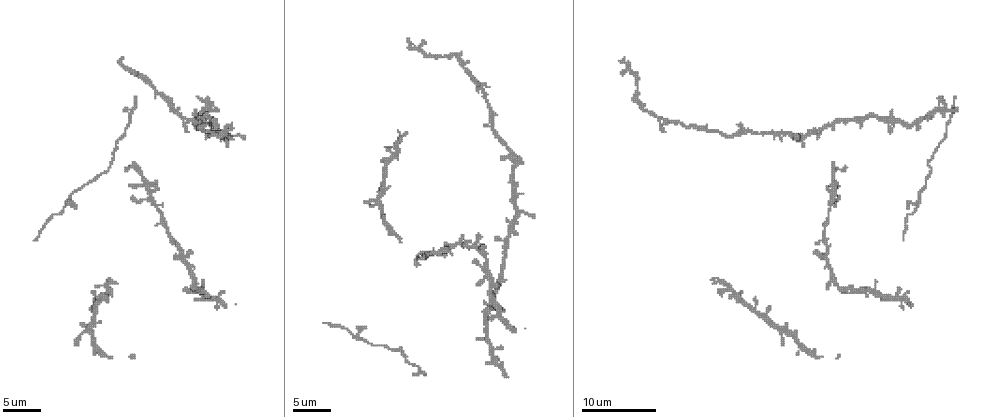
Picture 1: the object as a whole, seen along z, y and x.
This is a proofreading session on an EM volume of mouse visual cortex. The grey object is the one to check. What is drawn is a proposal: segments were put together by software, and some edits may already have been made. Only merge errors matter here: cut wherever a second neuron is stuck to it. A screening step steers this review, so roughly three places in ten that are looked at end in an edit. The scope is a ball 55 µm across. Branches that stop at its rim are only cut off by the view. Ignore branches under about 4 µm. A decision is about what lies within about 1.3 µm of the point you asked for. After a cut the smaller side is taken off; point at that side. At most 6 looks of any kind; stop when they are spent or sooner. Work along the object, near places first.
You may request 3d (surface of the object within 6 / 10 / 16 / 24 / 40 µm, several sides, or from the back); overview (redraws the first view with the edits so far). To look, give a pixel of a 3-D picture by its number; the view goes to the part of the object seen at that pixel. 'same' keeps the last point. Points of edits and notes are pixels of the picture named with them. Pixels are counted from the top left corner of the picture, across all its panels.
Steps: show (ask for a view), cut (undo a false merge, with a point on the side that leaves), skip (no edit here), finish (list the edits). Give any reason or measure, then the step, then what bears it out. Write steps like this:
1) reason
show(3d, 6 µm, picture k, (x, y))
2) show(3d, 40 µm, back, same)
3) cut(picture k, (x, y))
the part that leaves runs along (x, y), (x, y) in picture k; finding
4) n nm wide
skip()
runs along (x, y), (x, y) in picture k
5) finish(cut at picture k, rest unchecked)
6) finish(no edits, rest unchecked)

two arms in line, one across
show(3d, 10 µm, picture 1, (819, 128))

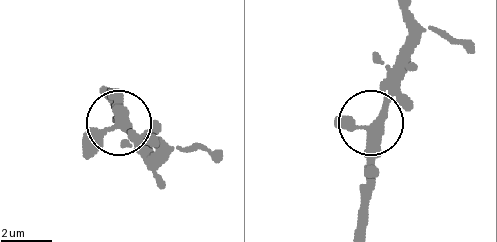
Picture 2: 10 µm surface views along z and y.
skip()
runs along (85, 159), (117, 127), (136, 148) in picture 2; one neuron here

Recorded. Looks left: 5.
branch point
show(3d, 10 µm, picture 1, (482, 268))

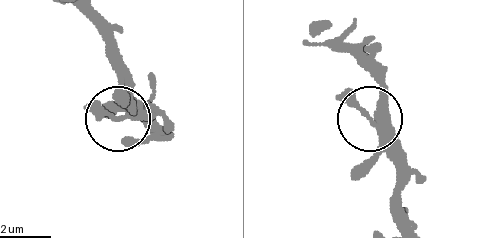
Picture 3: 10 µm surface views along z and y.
show(3d, 6 µm, picture 3, (116, 119))

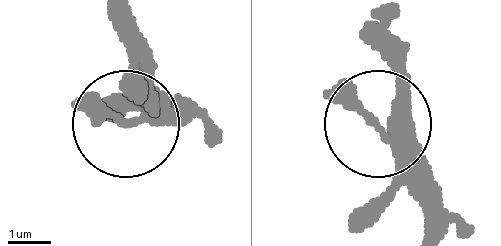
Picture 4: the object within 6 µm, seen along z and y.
3 arms
skip()
all the same neuron

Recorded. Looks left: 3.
show(3d, 6 µm, picture 1, (146, 181))

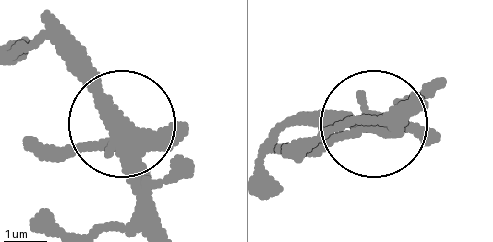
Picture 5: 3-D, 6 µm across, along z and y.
show(3d, 6 µm, back, picture 5, (115, 132))

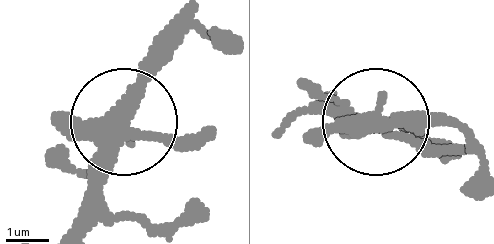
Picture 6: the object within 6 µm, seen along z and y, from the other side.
side arm 5 µm; 4 arms
skip()
all the same neuron

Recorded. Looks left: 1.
finish(no edits, rest unchecked)

